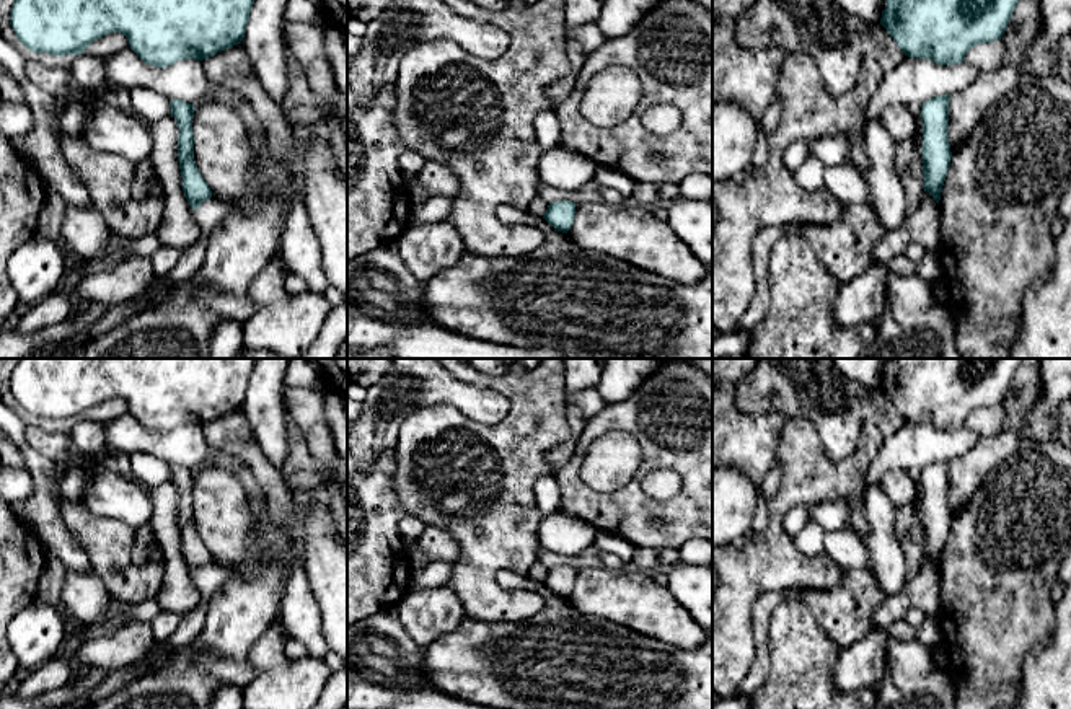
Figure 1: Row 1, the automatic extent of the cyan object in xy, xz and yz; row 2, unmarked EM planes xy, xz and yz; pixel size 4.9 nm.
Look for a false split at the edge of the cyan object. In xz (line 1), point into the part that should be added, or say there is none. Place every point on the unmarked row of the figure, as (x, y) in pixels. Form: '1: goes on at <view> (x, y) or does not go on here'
1: does not go on here

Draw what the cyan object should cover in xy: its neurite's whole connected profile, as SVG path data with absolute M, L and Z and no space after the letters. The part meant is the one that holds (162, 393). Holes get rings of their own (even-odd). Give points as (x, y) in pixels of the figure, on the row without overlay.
M20 359L10 377L15 401L29 416L82 419L96 404L122 398L130 414L160 434L183 424L204 425L241 409L258 359Z

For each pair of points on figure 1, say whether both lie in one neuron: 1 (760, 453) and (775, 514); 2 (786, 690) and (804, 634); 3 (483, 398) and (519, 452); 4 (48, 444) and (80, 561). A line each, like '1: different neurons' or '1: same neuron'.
1: different neurons
2: same neuron
3: different neurons
4: different neurons

